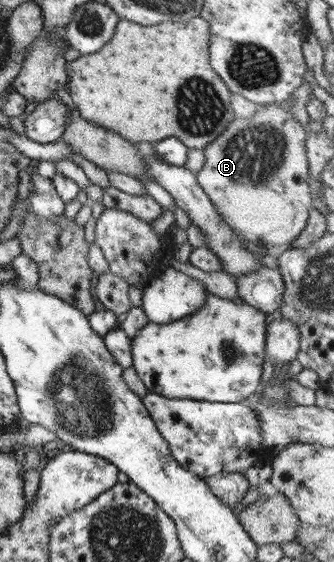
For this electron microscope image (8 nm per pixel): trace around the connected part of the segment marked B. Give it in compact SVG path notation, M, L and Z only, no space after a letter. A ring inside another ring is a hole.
M290 99L284 102L262 105L260 111L247 119L235 118L218 138L204 146L204 162L198 170L196 181L208 197L208 200L233 232L242 239L266 248L290 244L306 224L309 210L313 205L310 189L307 185L306 147L307 133L303 126L295 122L290 115Z

